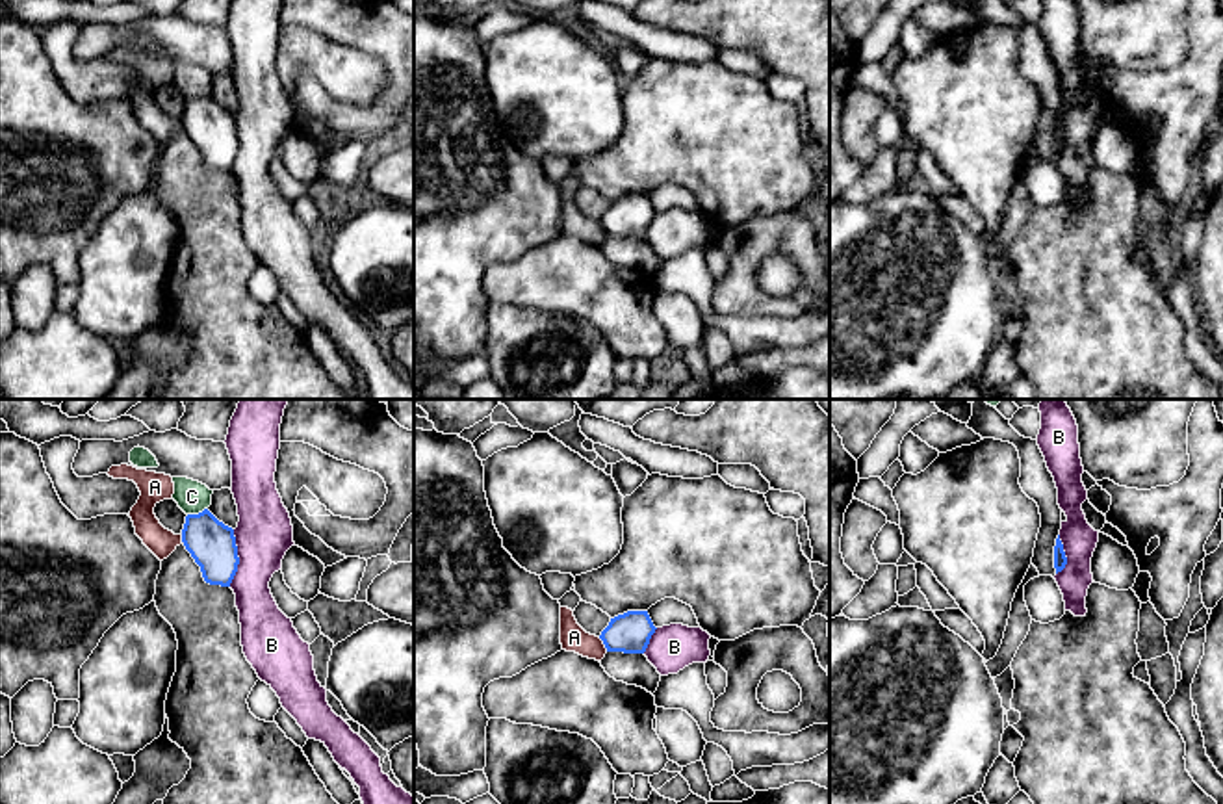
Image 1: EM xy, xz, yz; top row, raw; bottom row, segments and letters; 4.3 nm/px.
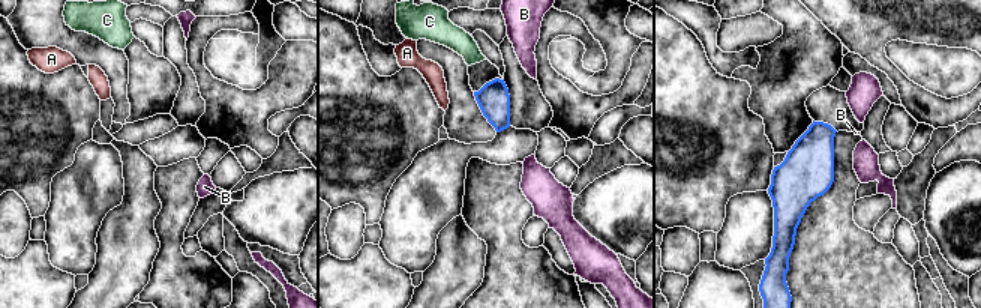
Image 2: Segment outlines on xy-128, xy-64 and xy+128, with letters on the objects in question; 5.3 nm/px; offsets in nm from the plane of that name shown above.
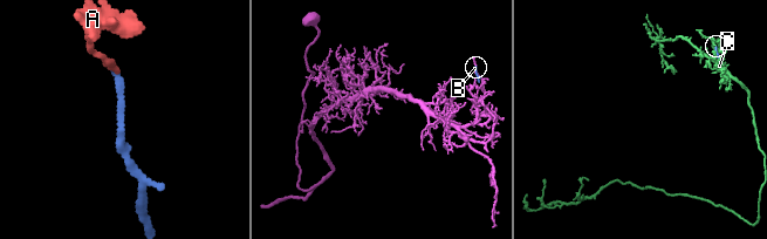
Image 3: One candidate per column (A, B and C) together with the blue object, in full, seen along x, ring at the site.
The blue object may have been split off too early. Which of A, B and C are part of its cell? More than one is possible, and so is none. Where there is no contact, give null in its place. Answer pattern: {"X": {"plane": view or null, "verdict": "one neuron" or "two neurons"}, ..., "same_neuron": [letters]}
{"A": {"plane": "xz", "verdict": "two neurons"}, "B": {"plane": "xy", "verdict": "two neurons"}, "C": {"plane": "xy", "verdict": "two neurons"}, "same_neuron": []}

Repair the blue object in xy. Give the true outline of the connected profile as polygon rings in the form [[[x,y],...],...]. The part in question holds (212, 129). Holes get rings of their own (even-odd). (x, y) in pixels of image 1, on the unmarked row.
[[[204,93],[199,98],[186,100],[182,126],[200,150],[206,167],[230,171],[239,149],[232,111]]]

